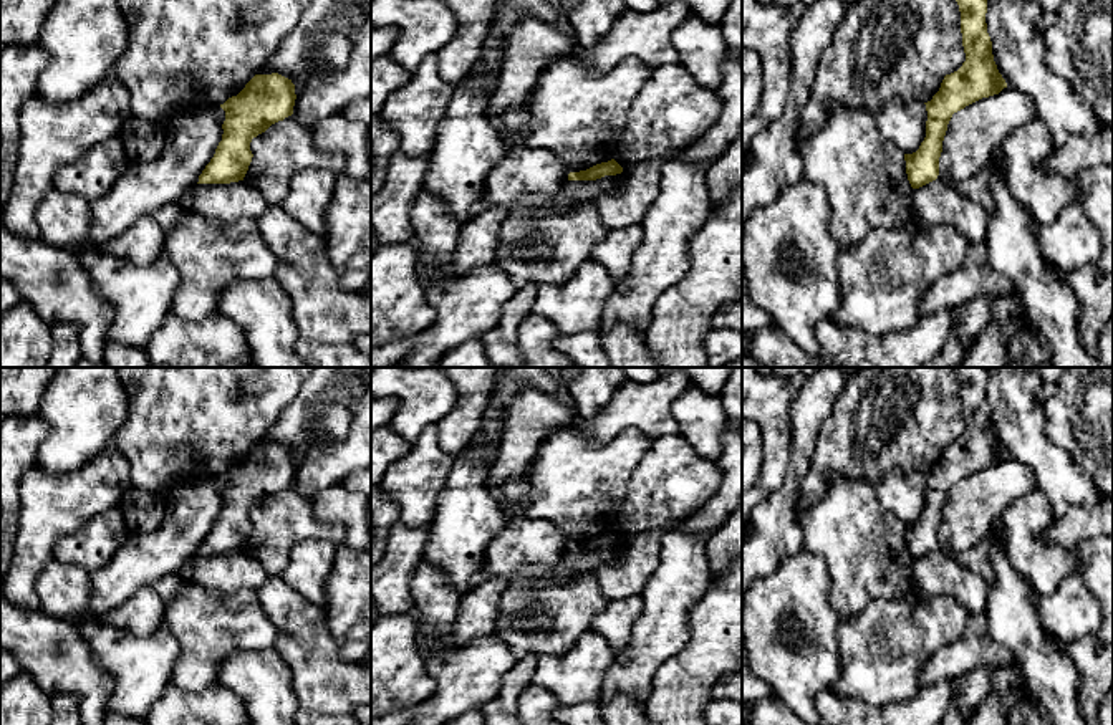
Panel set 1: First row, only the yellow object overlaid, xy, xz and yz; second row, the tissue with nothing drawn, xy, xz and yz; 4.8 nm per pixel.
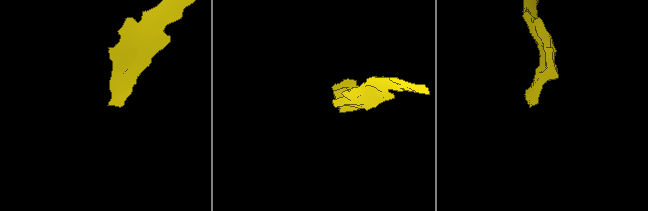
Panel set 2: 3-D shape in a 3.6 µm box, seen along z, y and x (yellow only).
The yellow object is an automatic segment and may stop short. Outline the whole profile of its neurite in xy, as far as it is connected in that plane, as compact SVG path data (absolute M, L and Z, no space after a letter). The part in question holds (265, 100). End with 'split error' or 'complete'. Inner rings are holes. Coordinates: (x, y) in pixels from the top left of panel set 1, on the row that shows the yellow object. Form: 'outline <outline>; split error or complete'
outline M272 73L255 74L237 96L220 104L225 111L222 141L197 184L243 180L253 157L252 139L292 116L295 99L292 79Z; complete

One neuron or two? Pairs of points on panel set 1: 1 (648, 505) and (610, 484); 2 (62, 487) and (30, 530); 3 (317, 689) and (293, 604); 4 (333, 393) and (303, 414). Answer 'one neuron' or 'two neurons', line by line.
1: two neurons
2: one neuron
3: one neuron
4: one neuron

